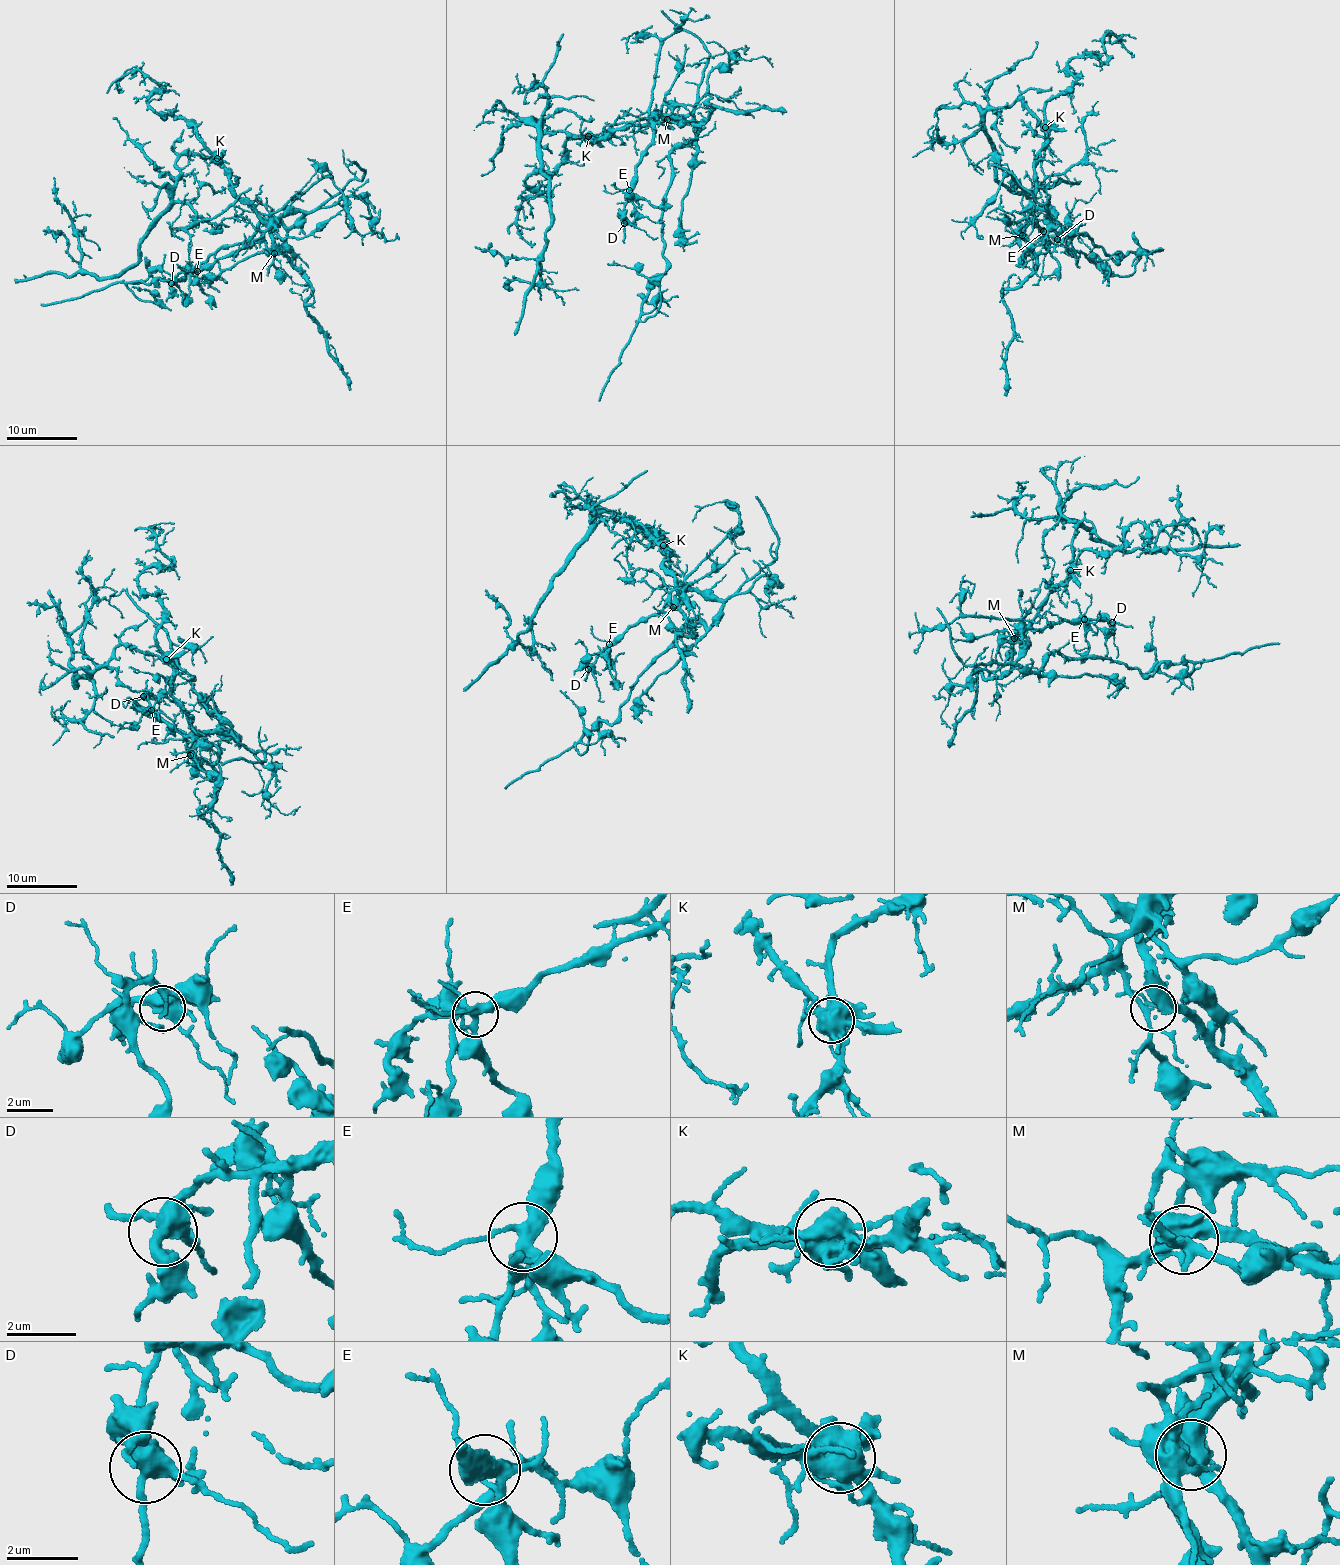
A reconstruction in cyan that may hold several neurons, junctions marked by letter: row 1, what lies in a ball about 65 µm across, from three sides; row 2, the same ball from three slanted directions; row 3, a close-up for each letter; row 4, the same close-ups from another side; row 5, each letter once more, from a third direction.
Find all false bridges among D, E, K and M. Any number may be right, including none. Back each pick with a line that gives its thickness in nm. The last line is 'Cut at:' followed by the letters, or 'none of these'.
K: calibre 650 nm
M: calibre 360 nm
Cut at: K, M

